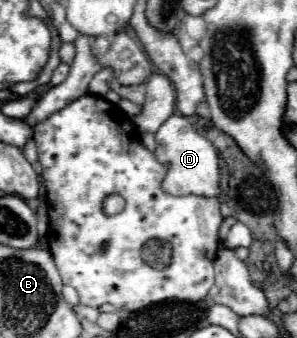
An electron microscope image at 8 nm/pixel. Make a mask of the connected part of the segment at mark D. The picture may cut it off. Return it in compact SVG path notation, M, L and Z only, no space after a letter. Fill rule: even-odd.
M172 114L156 132L156 142L156 158L168 166L168 174L162 182L164 192L172 196L196 194L204 198L216 198L220 194L220 166L216 148L204 136L200 136L184 116Z

